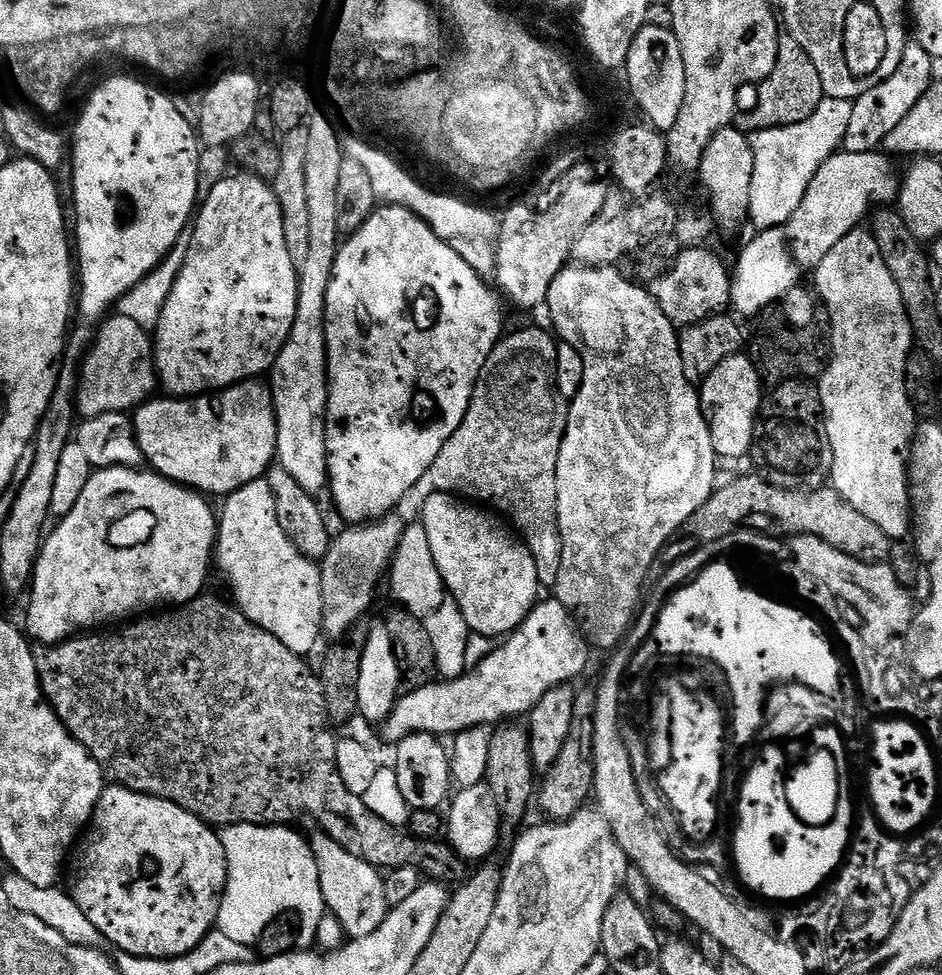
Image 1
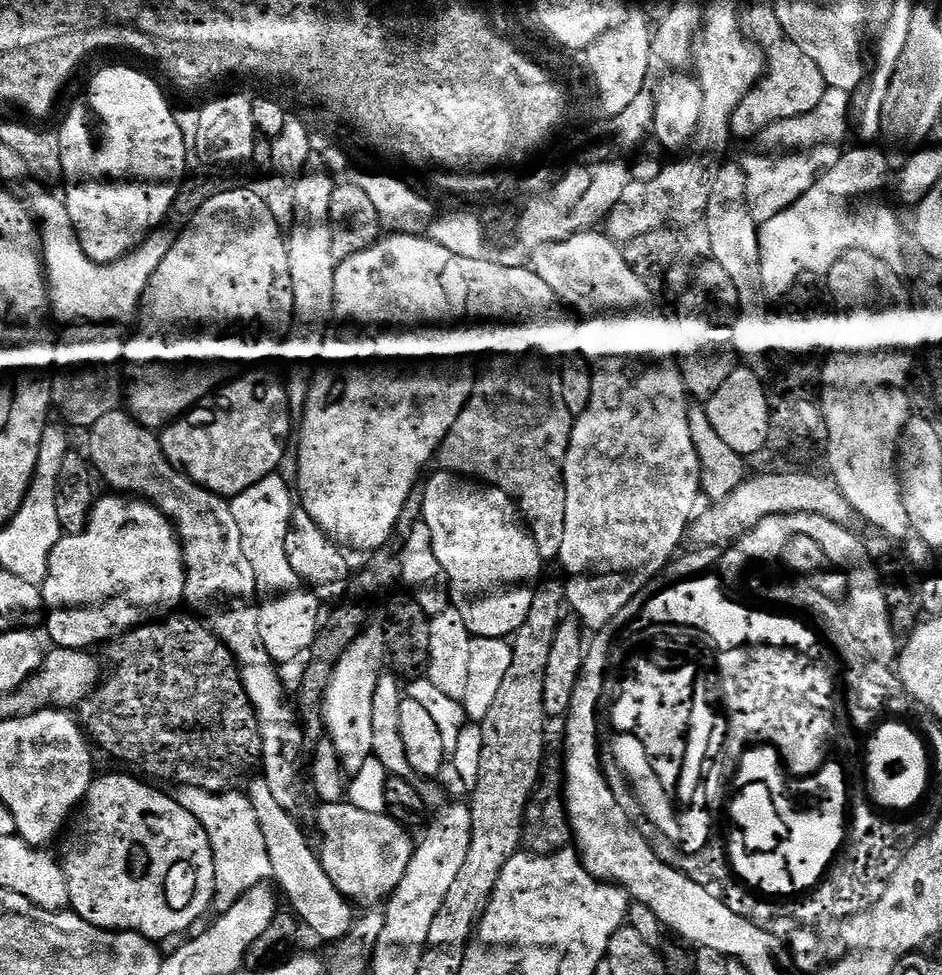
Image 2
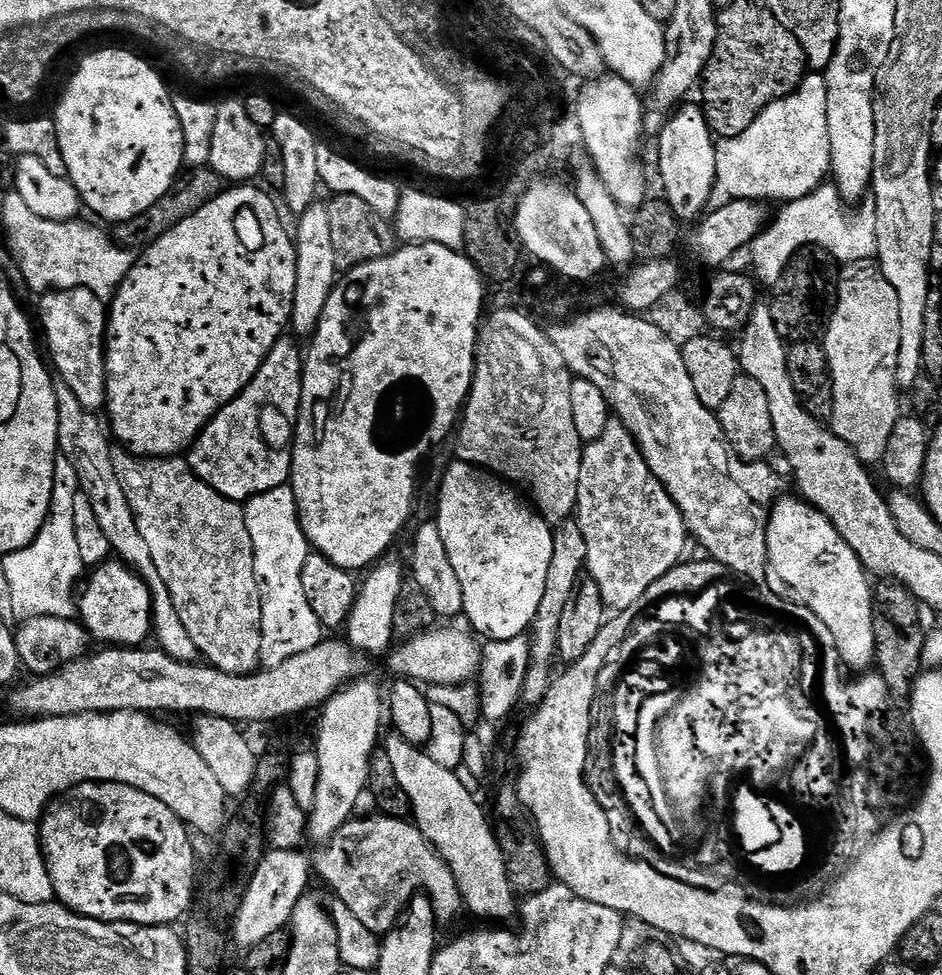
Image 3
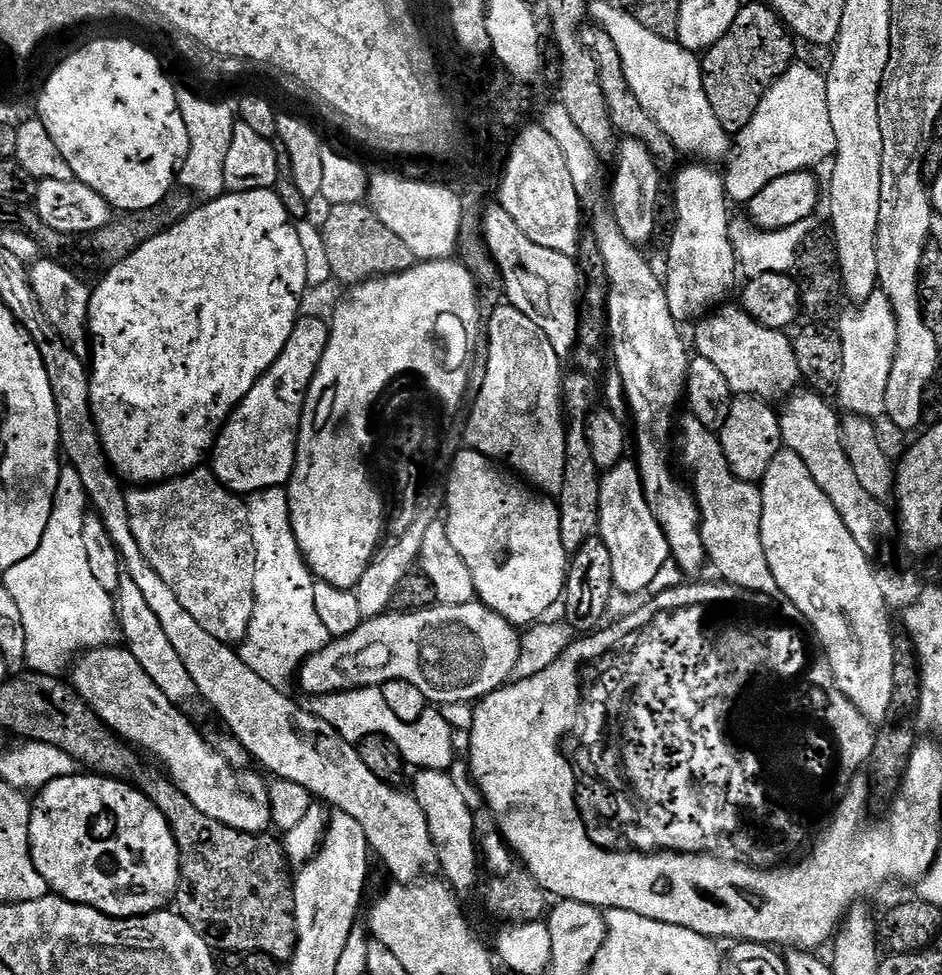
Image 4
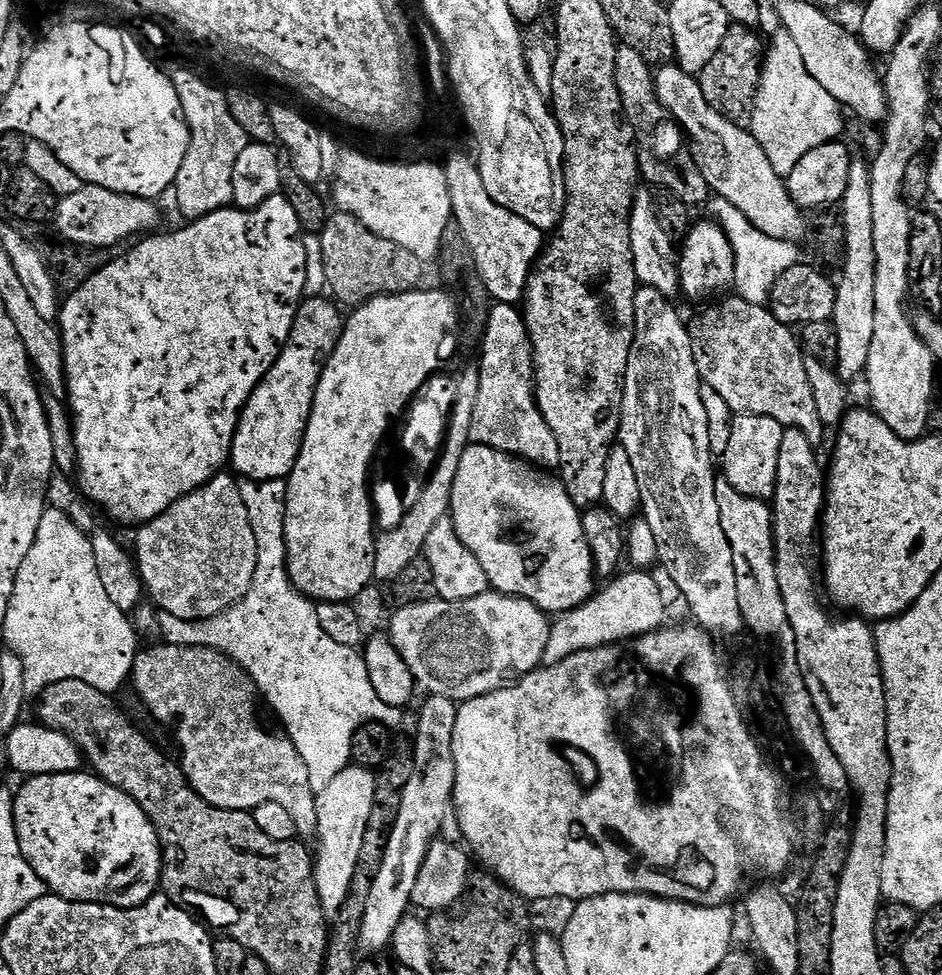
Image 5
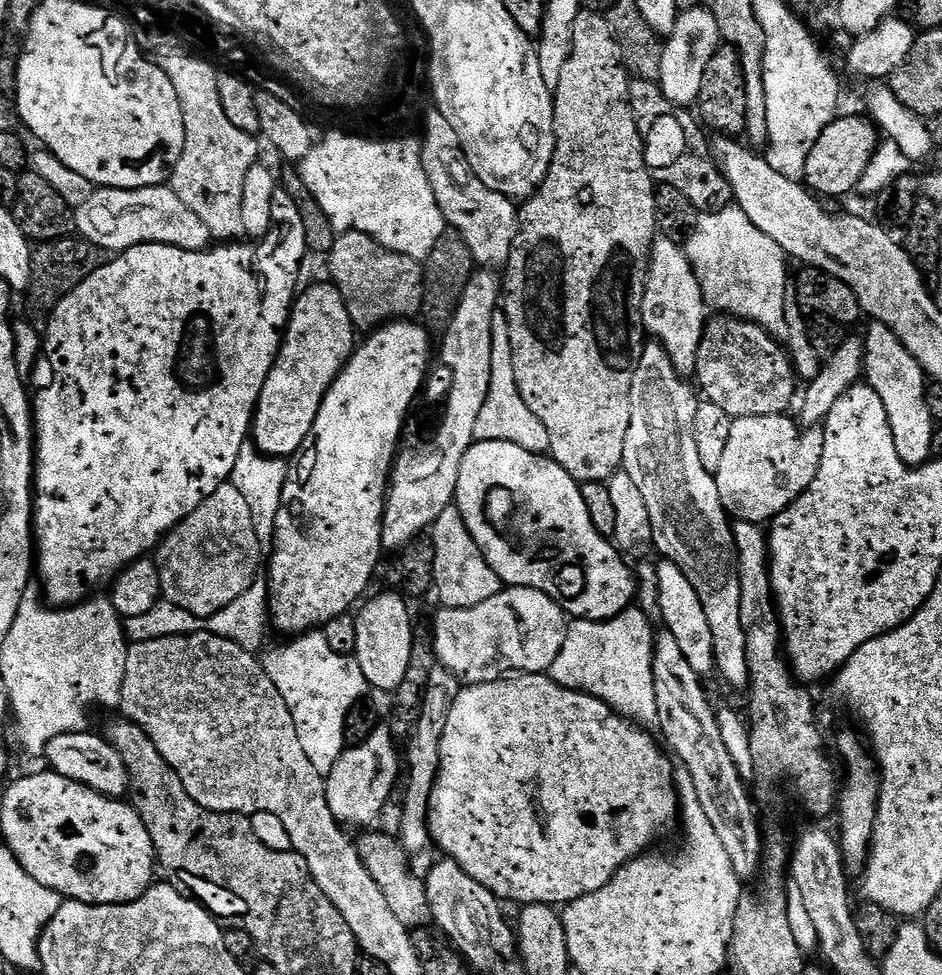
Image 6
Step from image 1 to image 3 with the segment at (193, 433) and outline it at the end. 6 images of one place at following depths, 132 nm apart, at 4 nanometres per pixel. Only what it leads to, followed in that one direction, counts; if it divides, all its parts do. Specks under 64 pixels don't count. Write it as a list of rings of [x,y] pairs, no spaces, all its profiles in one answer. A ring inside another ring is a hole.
[[[280,339],[270,354],[266,354],[256,377],[241,390],[235,400],[216,413],[186,453],[192,473],[206,482],[206,486],[218,490],[218,494],[231,500],[247,502],[252,496],[287,485],[292,475],[292,442],[296,434],[296,419],[300,417],[305,353],[295,344],[295,339],[288,339]]]

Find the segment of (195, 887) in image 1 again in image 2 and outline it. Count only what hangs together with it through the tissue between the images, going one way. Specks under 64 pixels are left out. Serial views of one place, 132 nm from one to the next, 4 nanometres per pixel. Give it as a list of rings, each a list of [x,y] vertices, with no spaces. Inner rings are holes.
[[[123,774],[124,776],[102,776],[97,775],[92,781],[83,803],[78,808],[78,815],[75,817],[76,825],[72,828],[72,833],[64,840],[64,860],[62,867],[66,886],[68,887],[68,903],[71,911],[82,917],[90,926],[104,928],[108,932],[137,932],[139,936],[153,942],[168,940],[171,936],[176,936],[179,932],[184,932],[195,920],[200,920],[204,916],[204,911],[213,907],[213,896],[215,894],[215,862],[212,857],[212,848],[208,842],[207,834],[186,810],[184,810],[177,799],[170,799],[163,796],[155,787],[141,782],[135,775]]]

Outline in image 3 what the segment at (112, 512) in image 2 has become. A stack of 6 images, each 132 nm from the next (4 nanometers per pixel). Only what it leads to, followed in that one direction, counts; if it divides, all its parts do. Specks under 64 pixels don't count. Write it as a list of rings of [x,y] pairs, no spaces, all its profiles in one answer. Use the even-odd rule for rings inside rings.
[[[112,558],[107,562],[93,567],[87,577],[88,585],[83,585],[78,596],[78,619],[84,625],[85,631],[93,641],[101,640],[104,646],[140,646],[144,640],[153,635],[152,630],[152,595],[148,590],[148,584],[137,576],[127,564],[119,559]]]

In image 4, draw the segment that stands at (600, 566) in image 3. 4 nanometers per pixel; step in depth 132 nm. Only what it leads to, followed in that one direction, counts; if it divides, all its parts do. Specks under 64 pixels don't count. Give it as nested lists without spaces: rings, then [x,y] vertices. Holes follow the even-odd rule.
[[[624,458],[601,475],[598,494],[598,535],[606,550],[610,552],[613,585],[619,591],[621,588],[624,592],[647,593],[650,582],[670,553],[666,534],[646,502],[640,469],[631,459]]]

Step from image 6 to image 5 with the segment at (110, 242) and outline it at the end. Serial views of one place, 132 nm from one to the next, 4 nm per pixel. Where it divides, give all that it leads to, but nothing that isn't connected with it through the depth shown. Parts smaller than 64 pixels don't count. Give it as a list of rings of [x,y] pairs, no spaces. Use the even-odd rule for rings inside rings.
[[[93,184],[70,194],[59,201],[54,217],[54,225],[63,239],[83,244],[90,248],[111,249],[111,244],[128,240],[131,236],[152,234],[160,224],[160,212],[151,199],[142,196],[123,196],[114,190],[99,188]]]

